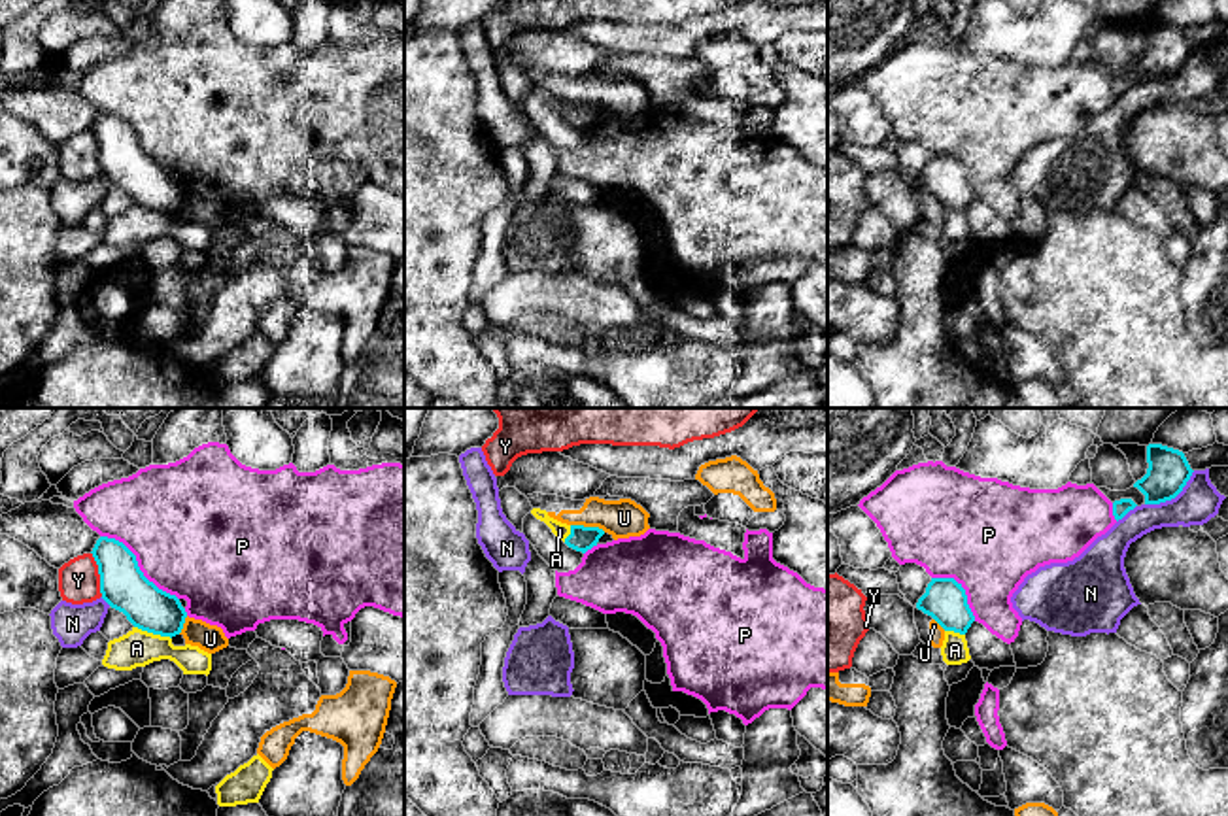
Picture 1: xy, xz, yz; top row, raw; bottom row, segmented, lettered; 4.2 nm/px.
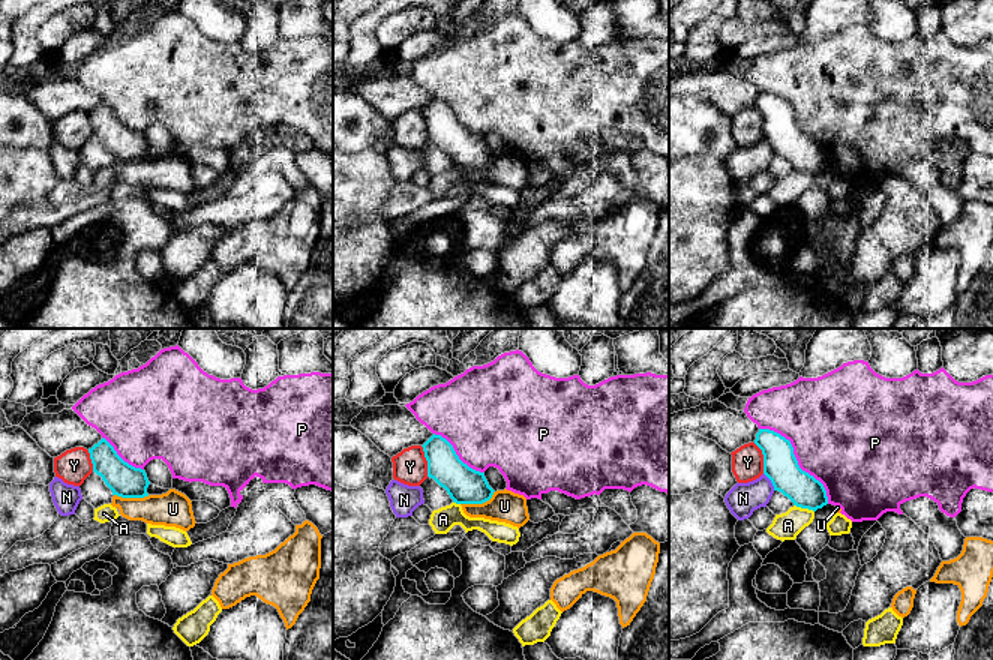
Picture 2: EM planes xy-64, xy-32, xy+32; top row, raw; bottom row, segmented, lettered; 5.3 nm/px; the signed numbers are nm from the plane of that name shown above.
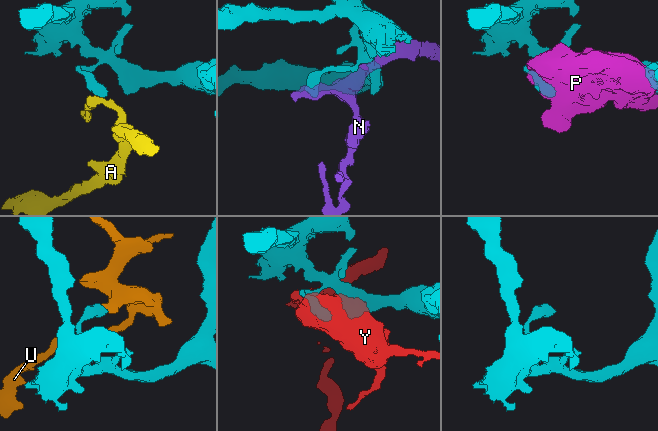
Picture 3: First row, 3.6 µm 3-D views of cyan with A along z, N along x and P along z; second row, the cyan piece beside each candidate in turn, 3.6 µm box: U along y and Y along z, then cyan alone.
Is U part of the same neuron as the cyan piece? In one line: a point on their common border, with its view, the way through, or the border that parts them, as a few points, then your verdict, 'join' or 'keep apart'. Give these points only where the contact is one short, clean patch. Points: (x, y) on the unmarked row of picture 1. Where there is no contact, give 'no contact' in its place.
contact xz (588, 104); border xz (571, 101), (605, 108); keep apart

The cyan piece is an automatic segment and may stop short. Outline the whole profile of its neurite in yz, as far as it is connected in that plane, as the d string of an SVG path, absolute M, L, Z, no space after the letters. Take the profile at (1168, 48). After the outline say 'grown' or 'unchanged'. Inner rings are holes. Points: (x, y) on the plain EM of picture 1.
M1162 21L1147 23L1147 40L1147 51L1134 60L1145 72L1145 81L1175 76L1194 49L1183 28Z; unchanged

